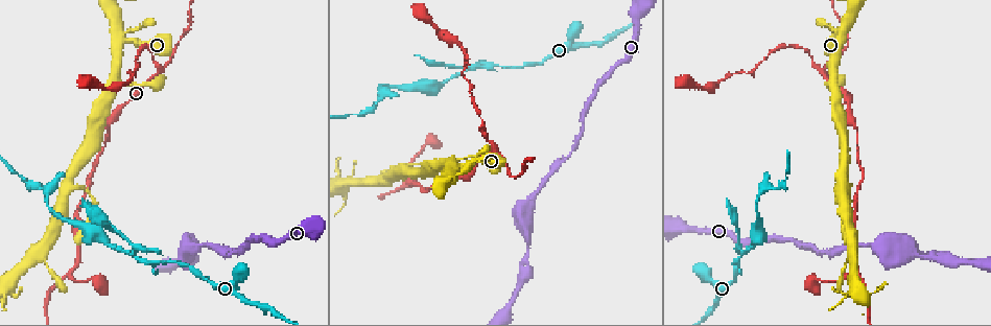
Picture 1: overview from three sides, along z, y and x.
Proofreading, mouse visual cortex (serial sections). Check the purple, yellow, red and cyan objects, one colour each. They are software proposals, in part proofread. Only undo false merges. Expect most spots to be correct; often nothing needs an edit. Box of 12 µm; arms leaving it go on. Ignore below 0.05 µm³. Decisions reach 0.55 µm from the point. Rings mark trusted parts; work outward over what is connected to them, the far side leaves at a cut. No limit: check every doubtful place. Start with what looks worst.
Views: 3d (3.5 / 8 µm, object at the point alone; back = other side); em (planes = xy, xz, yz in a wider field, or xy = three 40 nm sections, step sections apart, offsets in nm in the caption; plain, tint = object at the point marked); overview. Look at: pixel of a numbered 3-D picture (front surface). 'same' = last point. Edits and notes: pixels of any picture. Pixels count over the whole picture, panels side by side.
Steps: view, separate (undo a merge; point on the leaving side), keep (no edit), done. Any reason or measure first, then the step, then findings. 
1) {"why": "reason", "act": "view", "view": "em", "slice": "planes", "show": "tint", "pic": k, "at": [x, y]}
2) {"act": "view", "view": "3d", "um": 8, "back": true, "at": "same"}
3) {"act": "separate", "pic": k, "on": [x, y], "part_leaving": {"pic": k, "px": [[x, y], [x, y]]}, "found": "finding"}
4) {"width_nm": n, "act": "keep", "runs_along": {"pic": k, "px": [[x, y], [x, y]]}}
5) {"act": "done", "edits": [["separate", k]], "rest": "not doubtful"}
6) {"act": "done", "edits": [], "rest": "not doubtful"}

{"why": "two arms in line, one across", "act": "view", "view": "3d", "um": 8, "pic": 1, "at": [468, 69]}

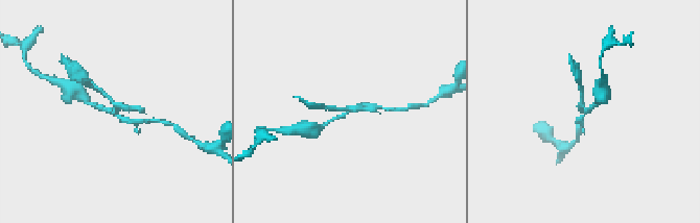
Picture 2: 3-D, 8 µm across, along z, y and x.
{"why": "closer look", "act": "view", "view": "3d", "um": 3.5, "pic": 2, "at": [583, 115]}

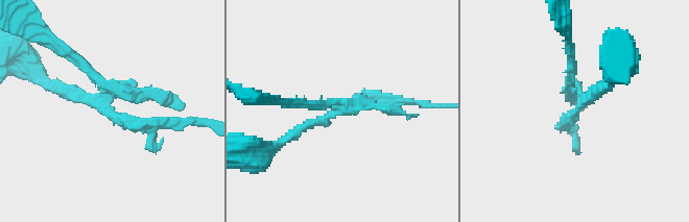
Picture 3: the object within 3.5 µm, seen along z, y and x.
{"why": "need the tissue", "act": "view", "view": "em", "slice": "xy", "step": 1, "show": "tint", "pic": 3, "at": [106, 112]}

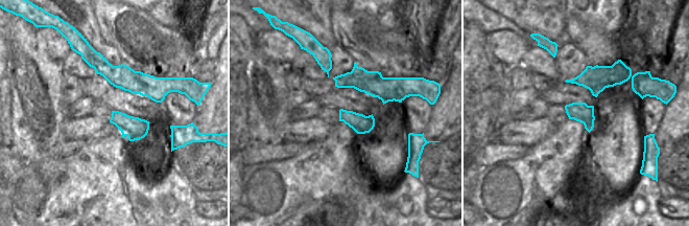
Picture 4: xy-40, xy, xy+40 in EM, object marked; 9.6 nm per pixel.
{"act": "separate", "pic": 3, "on": [146, 95], "part_leaving": {"pic": 3, "px": [[108, 98], [111, 88], [41, 30]]}, "found": "two cells meet here"}

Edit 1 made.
{"why": "abrupt turn", "act": "view", "view": "3d", "um": 3.5, "pic": 1, "at": [161, 69]}

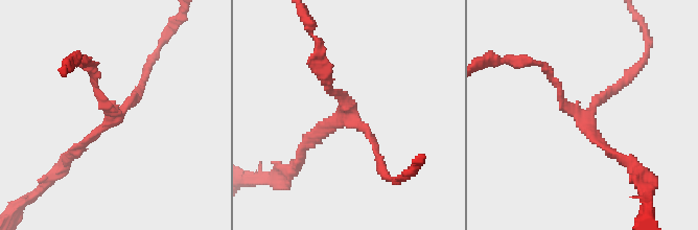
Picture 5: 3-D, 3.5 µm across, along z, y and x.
{"why": "shape alone is not enough", "act": "view", "view": "em", "slice": "xy", "step": 1, "show": "tint", "pic": 5, "at": [583, 116]}

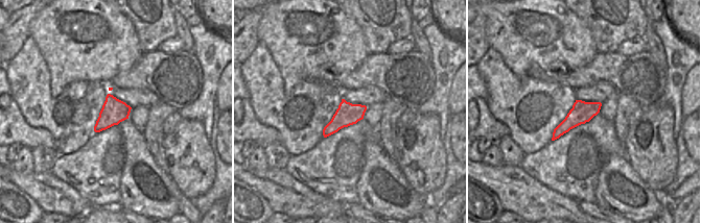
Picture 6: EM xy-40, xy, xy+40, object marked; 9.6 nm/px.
{"why": "cut it another way", "act": "view", "view": "em", "slice": "xy", "step": 5, "show": "tint", "at": "same"}

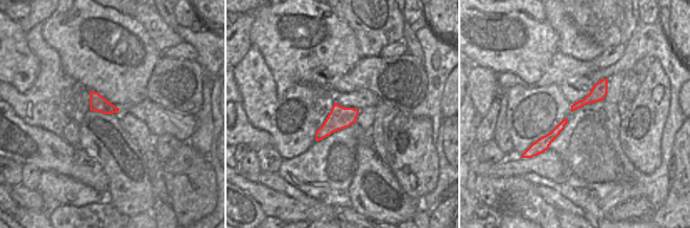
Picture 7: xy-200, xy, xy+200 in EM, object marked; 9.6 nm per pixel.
{"arm_widths_nm": [100, 150, 150], "act": "keep", "runs_along": {"pic": 5, "px": [[620, 157], [568, 109], [544, 67]]}, "found": "one cell here"}

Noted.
{"act": "view", "view": "3d", "um": 3.5, "pic": 1, "at": [70, 270]}

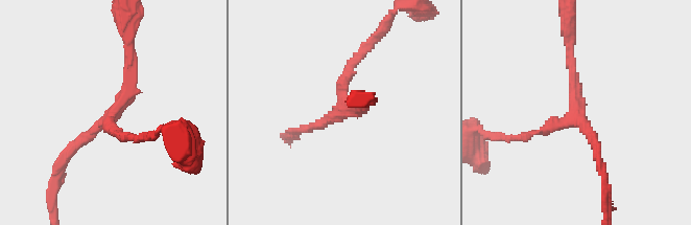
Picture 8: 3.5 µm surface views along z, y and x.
{"arms": 3, "arm_widths_nm": [150, 150, 150], "why": "shape alone is not enough", "act": "view", "view": "em", "slice": "xy", "step": 5, "show": "plain", "pic": 8, "at": [114, 114]}

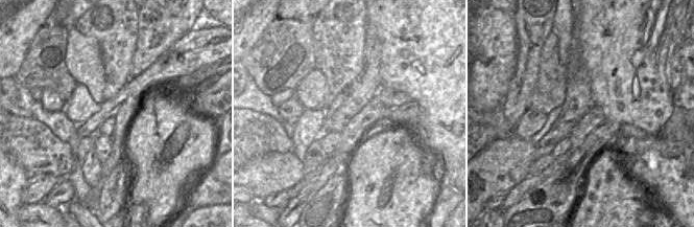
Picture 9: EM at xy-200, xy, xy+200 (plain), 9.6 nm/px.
{"why": "with the object marked", "act": "view", "view": "em", "slice": "xy", "step": 5, "show": "tint", "at": "same"}

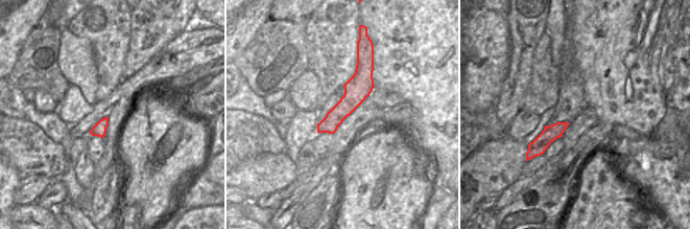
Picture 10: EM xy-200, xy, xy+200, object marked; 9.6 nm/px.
{"width_nm": 220, "act": "keep", "runs_along": {"pic": 8, "px": [[570, 46], [573, 117], [519, 136]]}, "found": "one cell here"}

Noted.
{"why": "abrupt turn", "act": "view", "view": "3d", "um": 3.5, "pic": 1, "at": [383, 92]}

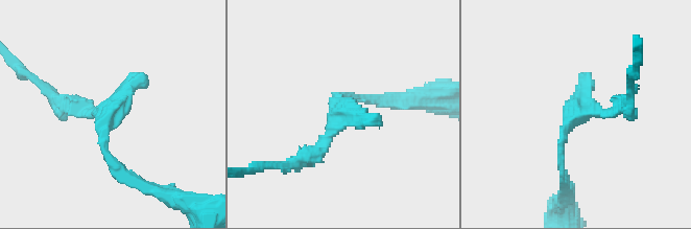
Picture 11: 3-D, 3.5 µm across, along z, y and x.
{"why": "need the tissue", "act": "view", "view": "em", "slice": "xy", "step": 3, "show": "plain", "pic": 11, "at": [109, 117]}

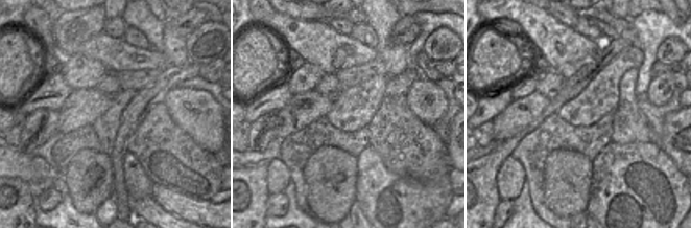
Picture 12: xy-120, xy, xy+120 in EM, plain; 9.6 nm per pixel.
{"why": "where the object lies", "act": "view", "view": "em", "slice": "xy", "step": 3, "show": "tint", "at": "same"}

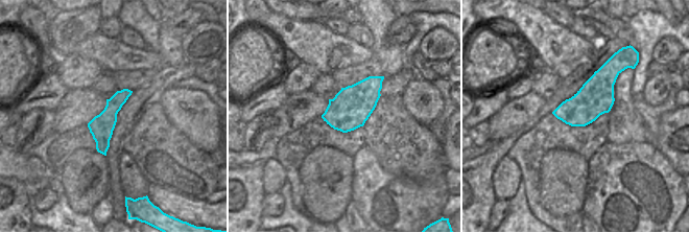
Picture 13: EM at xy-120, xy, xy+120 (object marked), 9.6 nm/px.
{"act": "keep", "runs_along": {"pic": 11, "px": [[564, 178], [561, 139], [571, 119], [625, 104]]}, "found": "all the same cell"}

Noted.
{"act": "done", "edits": [["separate", 3]], "rest": "not doubtful"}

